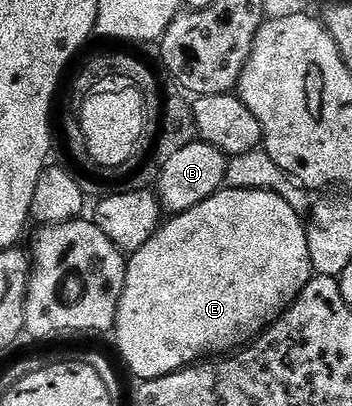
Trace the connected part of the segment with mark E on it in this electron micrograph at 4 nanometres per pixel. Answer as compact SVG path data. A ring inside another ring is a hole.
M222 187L215 195L203 199L199 207L191 207L191 211L170 216L158 228L157 233L139 251L135 251L128 258L125 266L125 286L117 312L117 349L125 360L125 365L141 381L150 381L163 375L171 375L175 371L198 364L210 355L221 355L226 351L237 351L248 346L250 342L261 336L270 325L275 324L282 317L289 306L297 300L297 296L307 287L307 283L315 276L311 255L307 247L307 228L303 217L296 214L279 194L269 190L237 190Z

